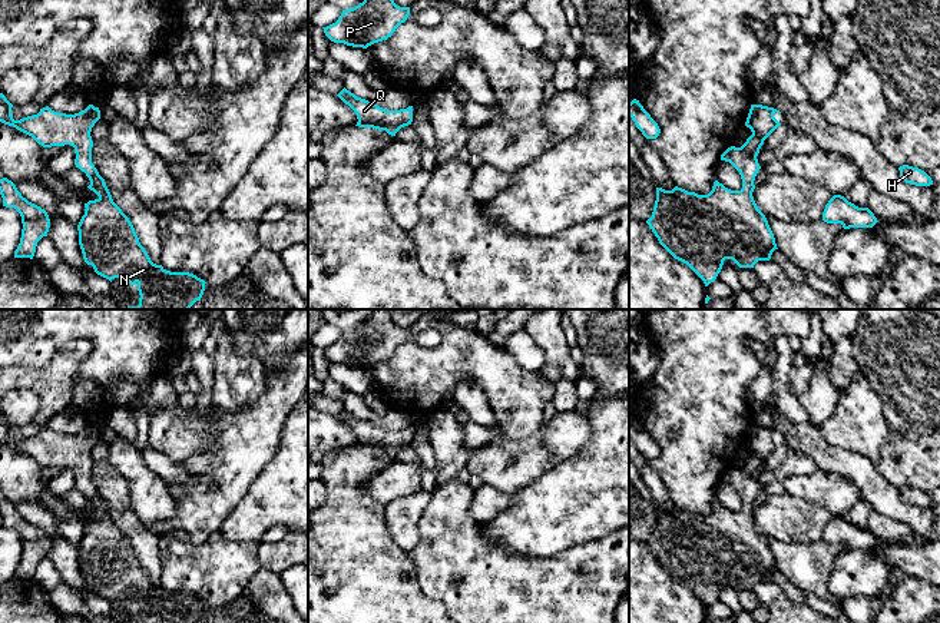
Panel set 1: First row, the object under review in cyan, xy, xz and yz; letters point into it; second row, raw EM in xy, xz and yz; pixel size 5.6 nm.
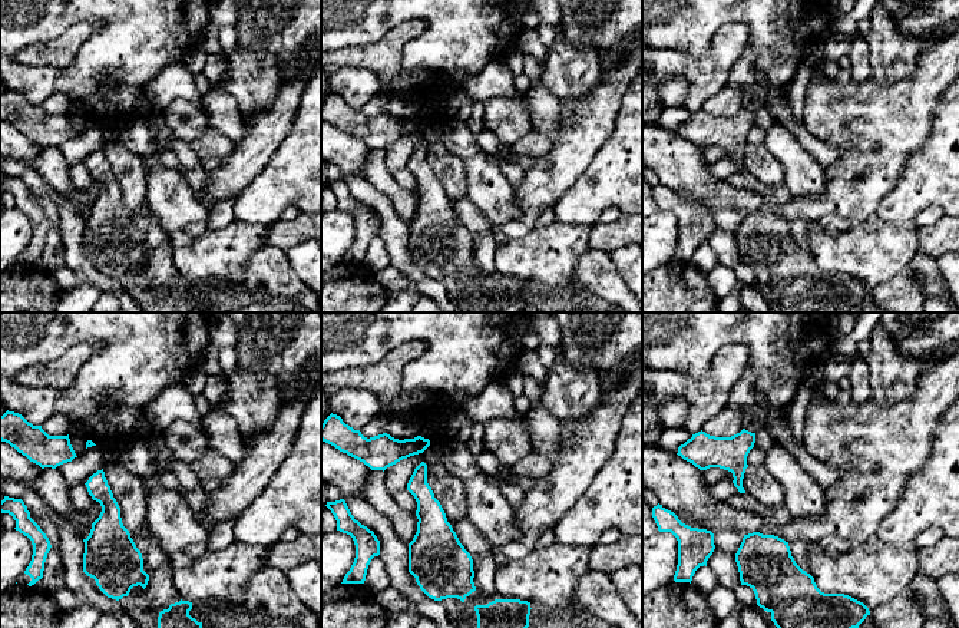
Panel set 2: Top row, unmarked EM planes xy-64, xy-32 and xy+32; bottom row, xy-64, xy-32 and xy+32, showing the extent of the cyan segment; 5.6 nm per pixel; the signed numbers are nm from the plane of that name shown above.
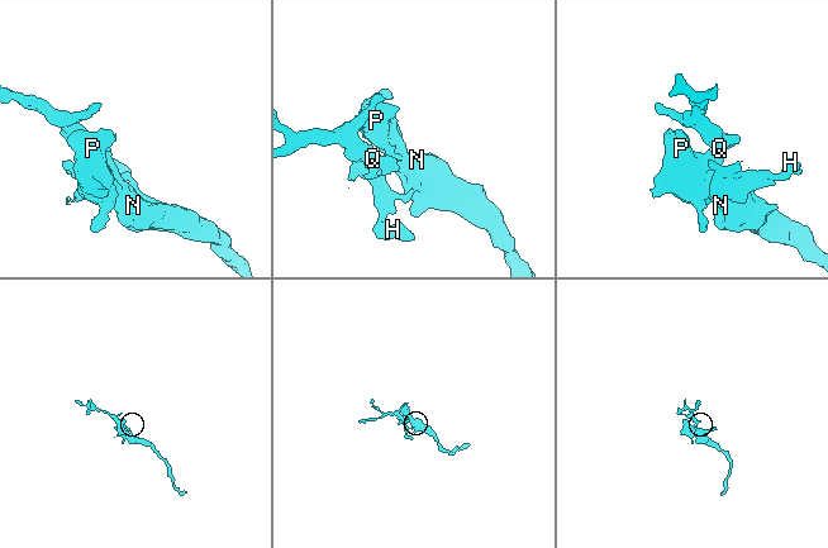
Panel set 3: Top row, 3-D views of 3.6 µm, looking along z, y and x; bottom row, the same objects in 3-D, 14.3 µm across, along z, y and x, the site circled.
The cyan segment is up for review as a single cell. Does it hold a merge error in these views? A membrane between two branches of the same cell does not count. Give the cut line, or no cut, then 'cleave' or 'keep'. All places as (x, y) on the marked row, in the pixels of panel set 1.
no cut; keep

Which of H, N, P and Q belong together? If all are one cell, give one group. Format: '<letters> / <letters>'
H N P Q

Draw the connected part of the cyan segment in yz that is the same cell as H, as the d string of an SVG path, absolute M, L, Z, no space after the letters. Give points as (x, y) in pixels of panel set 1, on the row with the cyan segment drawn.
M903 165L898 168L900 176L906 183L916 186L930 186L933 185L931 178L921 169Z

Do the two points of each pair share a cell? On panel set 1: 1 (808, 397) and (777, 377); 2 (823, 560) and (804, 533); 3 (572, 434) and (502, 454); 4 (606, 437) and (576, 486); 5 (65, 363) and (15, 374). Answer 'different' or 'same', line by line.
1: different
2: different
3: same
4: same
5: same

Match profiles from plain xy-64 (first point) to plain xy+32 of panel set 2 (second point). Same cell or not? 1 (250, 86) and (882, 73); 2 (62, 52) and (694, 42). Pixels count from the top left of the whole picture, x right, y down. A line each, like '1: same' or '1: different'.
1: same
2: different

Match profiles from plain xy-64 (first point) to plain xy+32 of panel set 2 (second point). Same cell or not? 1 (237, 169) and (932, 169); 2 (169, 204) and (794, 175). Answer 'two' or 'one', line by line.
1: two
2: one

